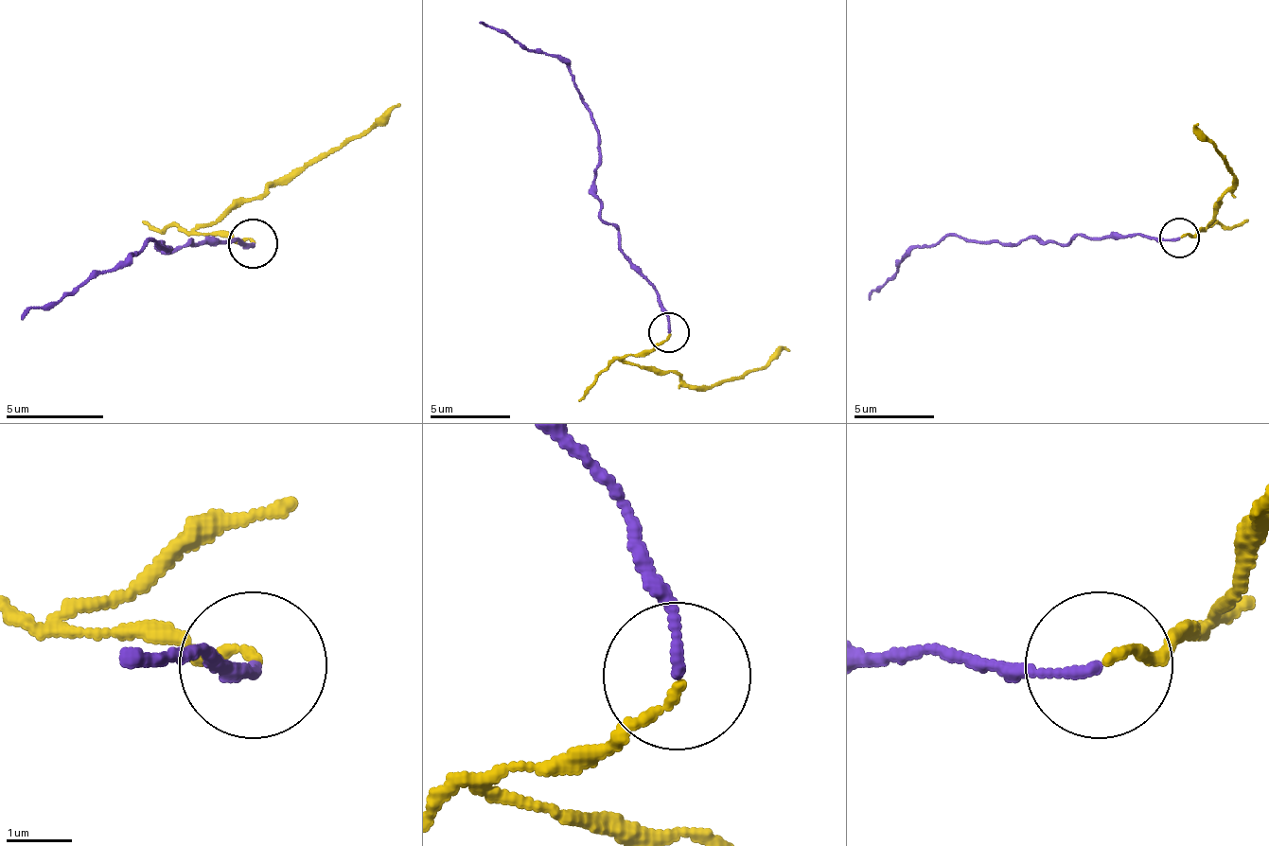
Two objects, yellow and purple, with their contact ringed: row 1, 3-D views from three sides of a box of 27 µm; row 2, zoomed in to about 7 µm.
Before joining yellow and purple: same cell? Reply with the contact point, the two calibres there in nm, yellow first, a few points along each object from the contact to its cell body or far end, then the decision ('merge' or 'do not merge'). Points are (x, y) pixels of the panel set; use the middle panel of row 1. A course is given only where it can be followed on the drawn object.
place (669, 332); calibres 130 and 130 nm; course yellow (668, 333), (631, 361), (668, 370), (688, 386), (720, 386), (765, 370), (788, 349); course purple (668, 333), (668, 309), (656, 285), (599, 217), (599, 128), (575, 76), (555, 56), (479, 24); do not merge

